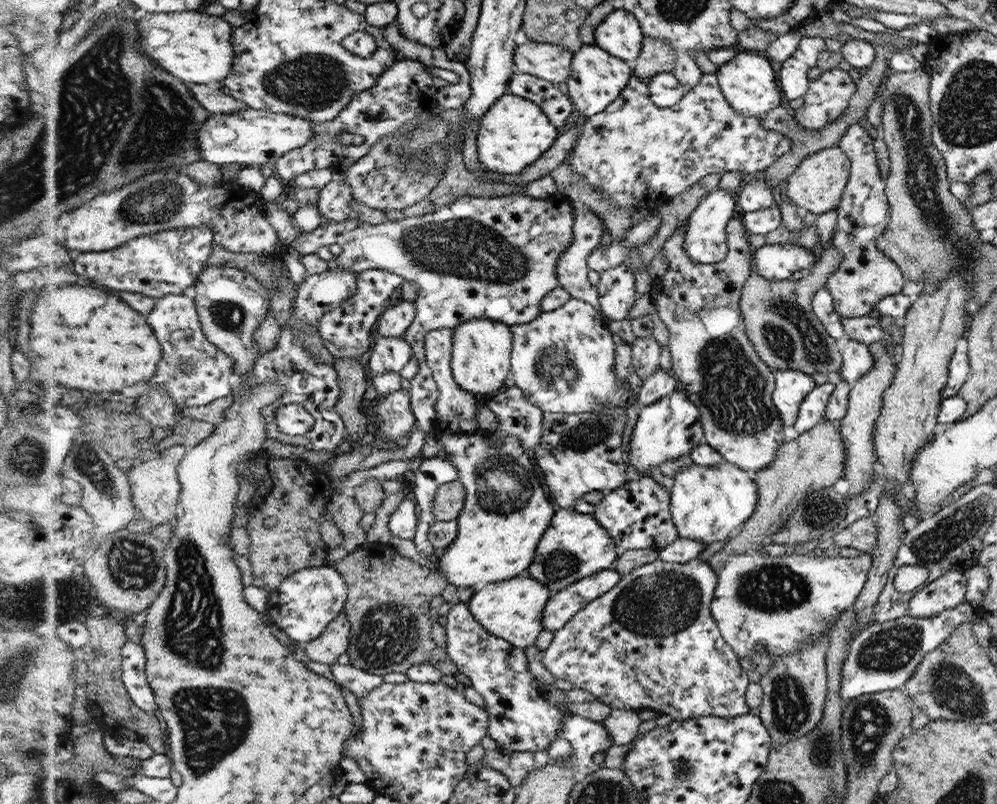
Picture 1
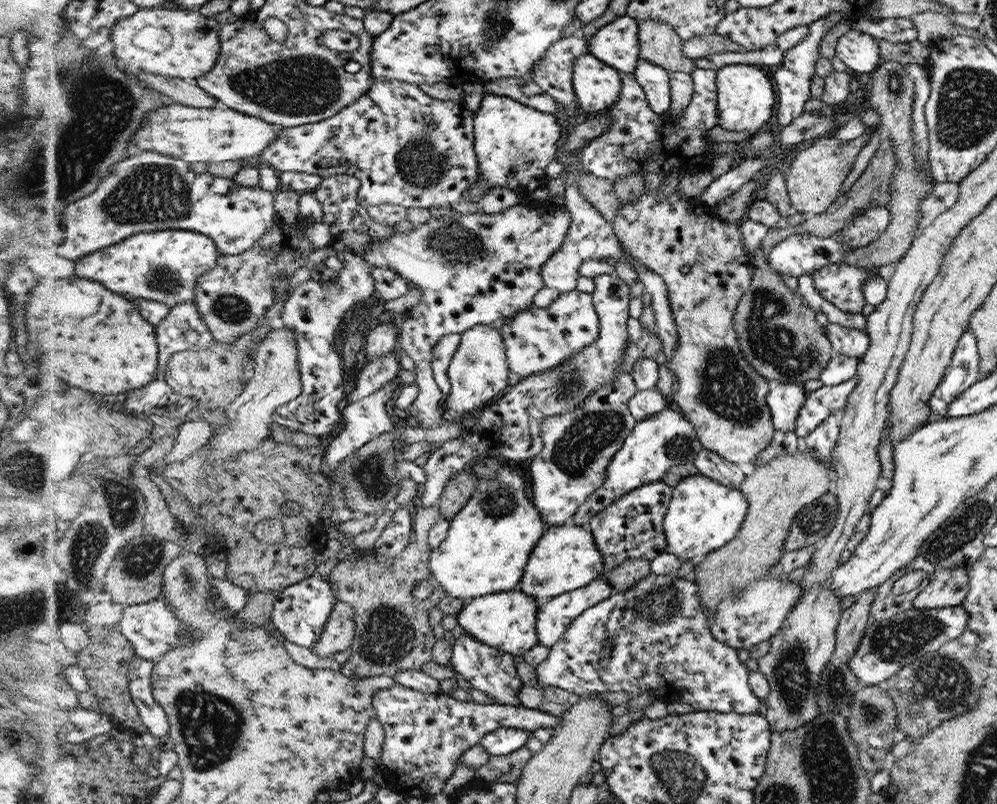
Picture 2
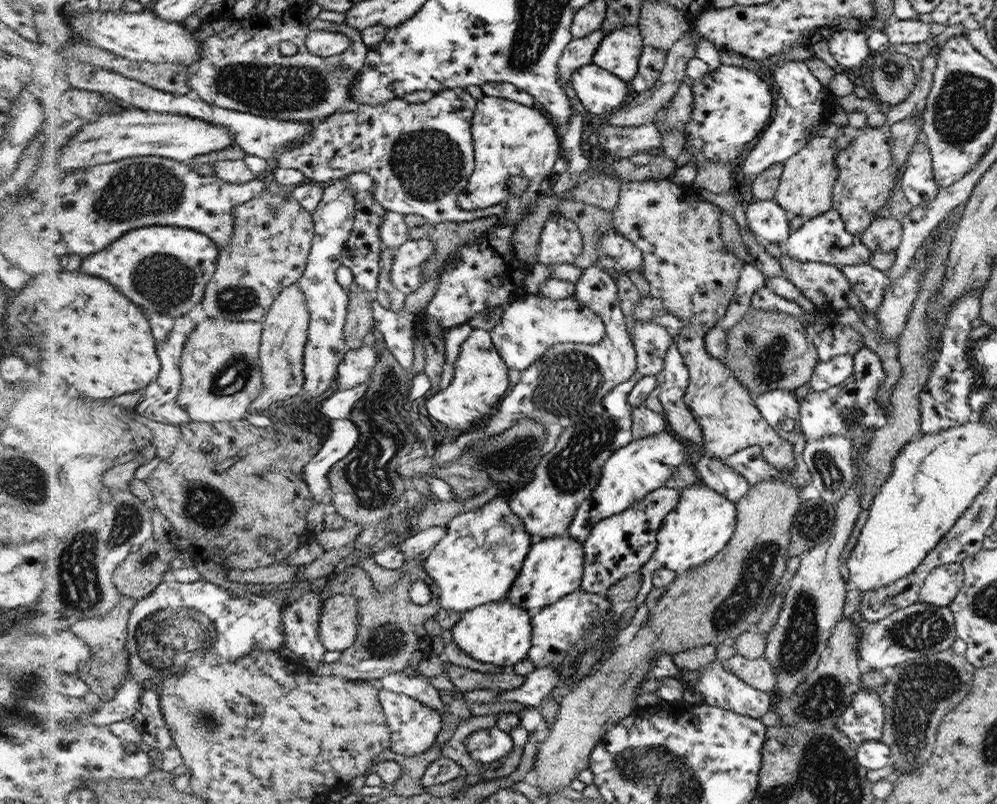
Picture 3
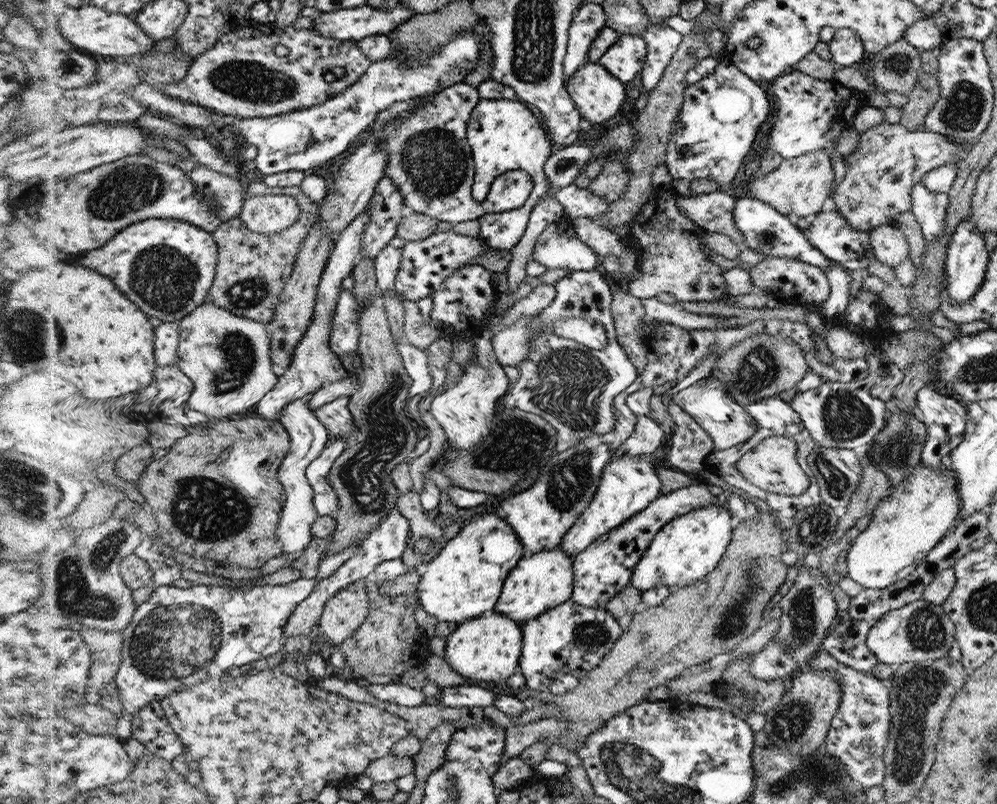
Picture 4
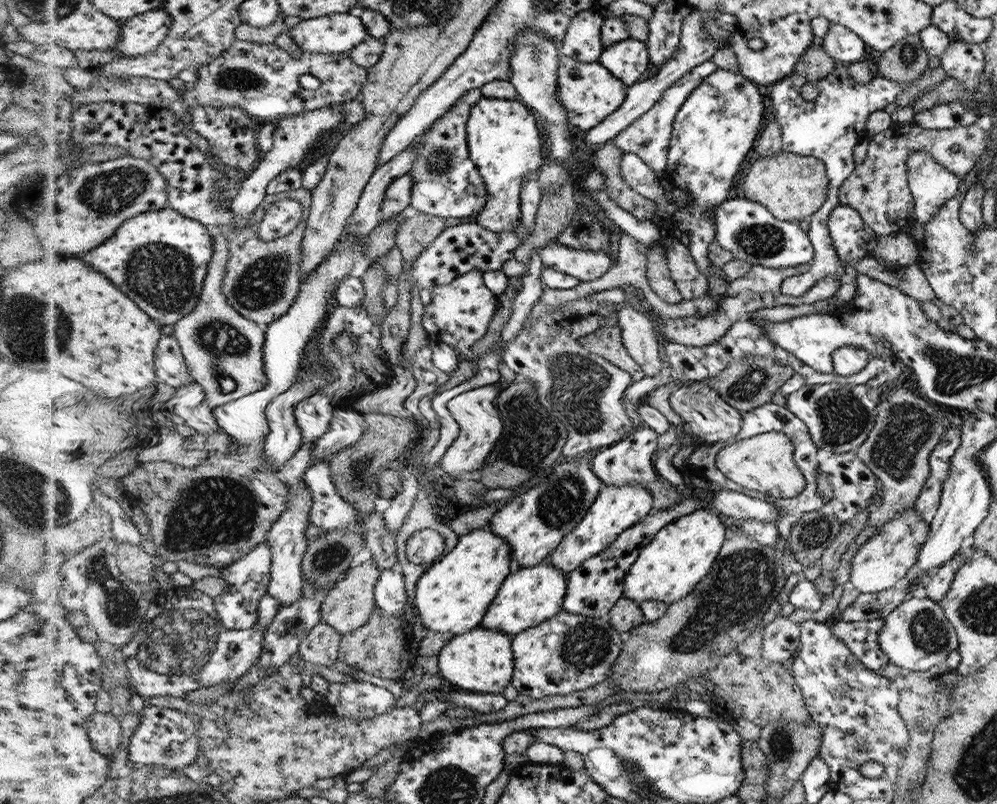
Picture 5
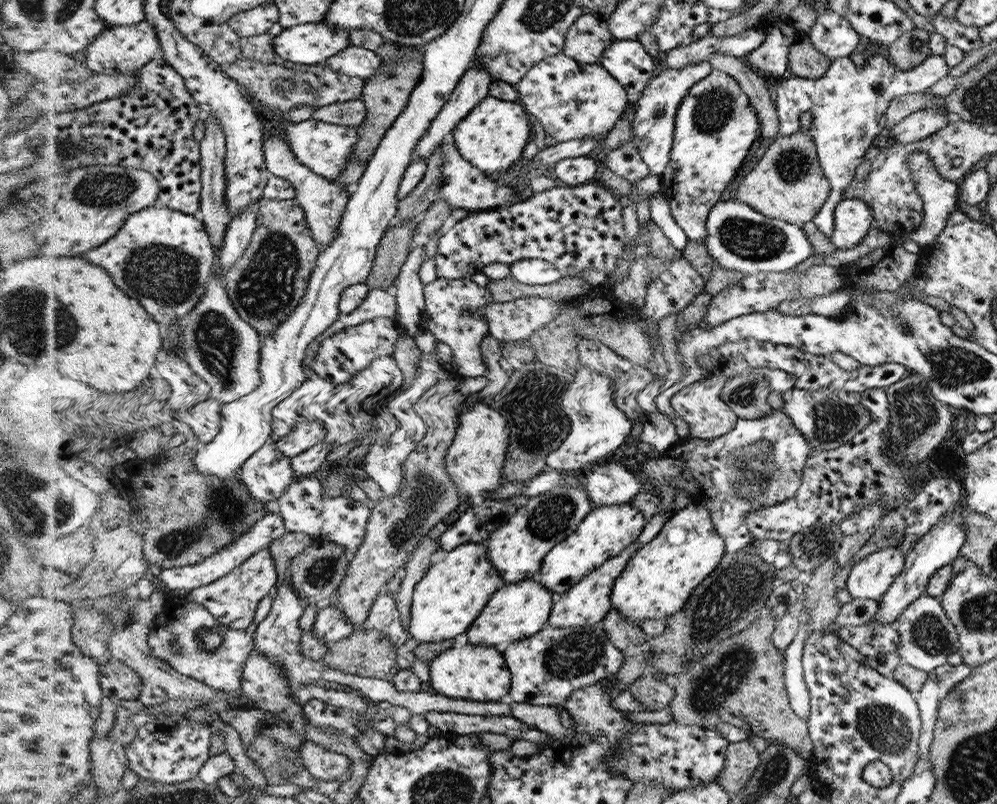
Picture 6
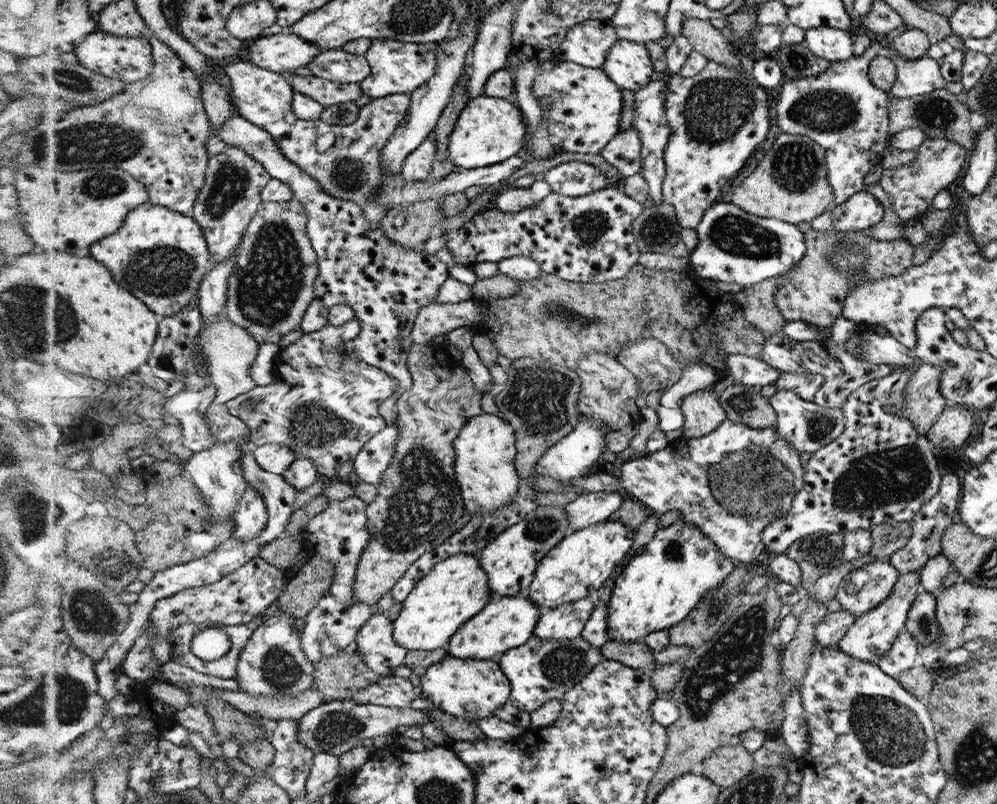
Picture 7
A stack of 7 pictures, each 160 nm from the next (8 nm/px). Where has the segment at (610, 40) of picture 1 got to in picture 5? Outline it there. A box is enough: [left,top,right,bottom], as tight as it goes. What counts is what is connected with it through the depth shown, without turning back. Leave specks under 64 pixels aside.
[600,37,648,88]

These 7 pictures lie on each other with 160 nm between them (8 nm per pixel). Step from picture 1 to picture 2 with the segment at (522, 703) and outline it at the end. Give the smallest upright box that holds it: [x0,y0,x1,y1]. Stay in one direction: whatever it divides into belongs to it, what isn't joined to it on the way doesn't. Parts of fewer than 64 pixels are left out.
[451,628,532,756]

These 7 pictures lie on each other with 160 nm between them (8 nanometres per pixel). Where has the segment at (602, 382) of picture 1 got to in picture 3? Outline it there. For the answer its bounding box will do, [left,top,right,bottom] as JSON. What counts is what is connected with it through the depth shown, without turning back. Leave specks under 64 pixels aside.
[492,294,606,371]

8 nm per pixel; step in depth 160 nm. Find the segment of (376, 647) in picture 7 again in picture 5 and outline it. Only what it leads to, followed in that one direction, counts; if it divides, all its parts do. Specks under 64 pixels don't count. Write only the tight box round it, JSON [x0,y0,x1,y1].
[376,566,406,616]

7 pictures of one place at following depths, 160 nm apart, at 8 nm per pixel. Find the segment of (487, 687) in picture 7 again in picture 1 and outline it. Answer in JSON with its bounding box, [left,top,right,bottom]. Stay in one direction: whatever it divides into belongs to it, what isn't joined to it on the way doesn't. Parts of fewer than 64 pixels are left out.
[467,573,551,650]

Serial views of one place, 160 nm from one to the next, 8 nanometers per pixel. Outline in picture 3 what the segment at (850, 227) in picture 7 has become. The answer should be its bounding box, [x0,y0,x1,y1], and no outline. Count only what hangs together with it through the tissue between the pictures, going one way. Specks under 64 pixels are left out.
[782,209,872,267]

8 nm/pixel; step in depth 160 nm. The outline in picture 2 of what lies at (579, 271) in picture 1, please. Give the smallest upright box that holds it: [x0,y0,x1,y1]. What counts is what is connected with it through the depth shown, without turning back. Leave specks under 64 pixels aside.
[541,162,623,293]

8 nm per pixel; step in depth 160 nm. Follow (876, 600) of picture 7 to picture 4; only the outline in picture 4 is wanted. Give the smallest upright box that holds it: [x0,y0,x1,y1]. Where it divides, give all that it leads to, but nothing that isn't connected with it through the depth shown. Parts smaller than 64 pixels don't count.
[847,460,962,589]

